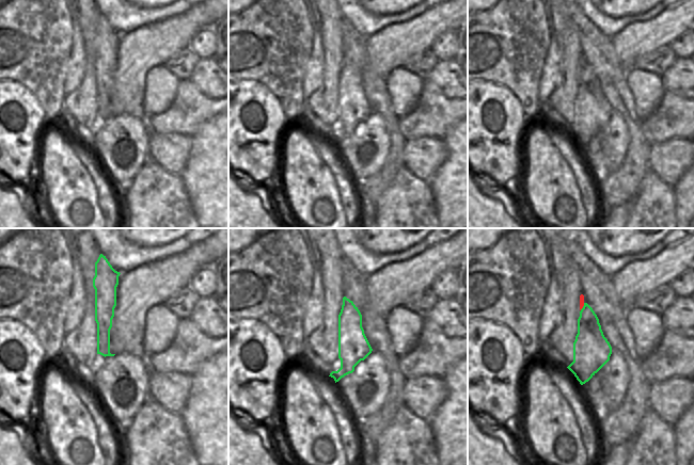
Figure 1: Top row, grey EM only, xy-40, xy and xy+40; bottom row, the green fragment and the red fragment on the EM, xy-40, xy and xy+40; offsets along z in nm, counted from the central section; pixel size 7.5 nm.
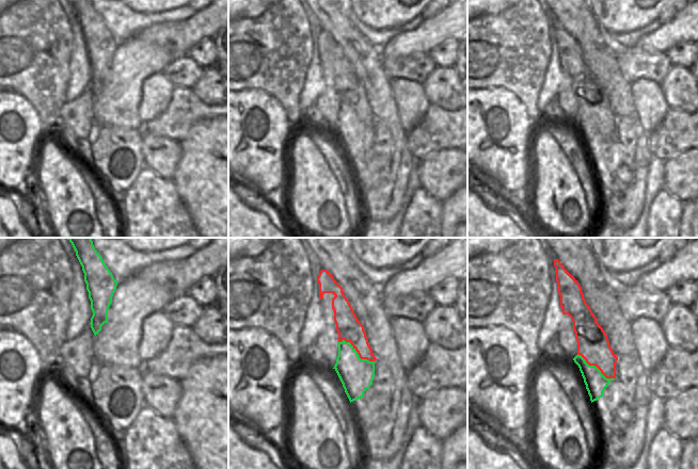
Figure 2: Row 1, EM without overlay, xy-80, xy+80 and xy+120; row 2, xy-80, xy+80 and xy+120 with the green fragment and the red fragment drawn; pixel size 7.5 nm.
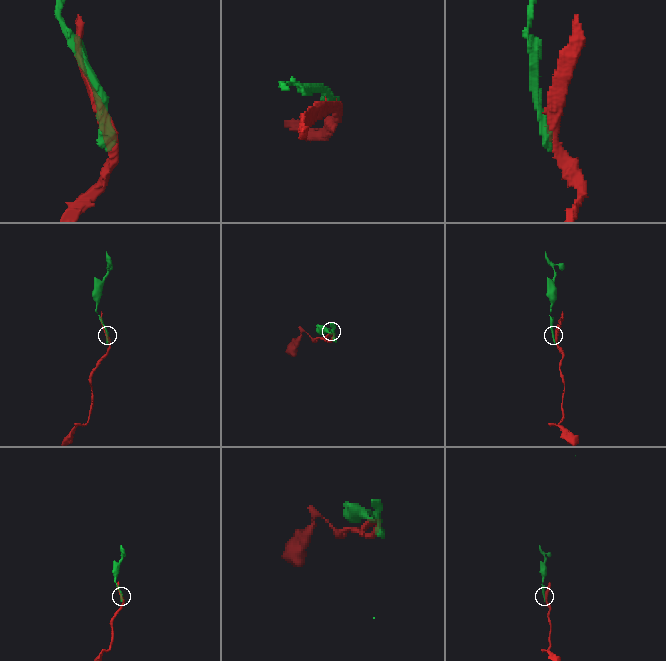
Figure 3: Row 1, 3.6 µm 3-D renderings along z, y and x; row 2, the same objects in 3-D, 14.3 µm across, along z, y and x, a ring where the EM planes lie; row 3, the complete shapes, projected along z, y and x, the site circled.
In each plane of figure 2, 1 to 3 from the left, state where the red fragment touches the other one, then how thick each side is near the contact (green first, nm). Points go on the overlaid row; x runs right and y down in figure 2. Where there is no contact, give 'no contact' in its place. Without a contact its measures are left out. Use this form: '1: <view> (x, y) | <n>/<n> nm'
1: no contact
2: xy+80 (357, 352) | 260/190 nm
3: xy+120 (596, 367) | 160/240 nm

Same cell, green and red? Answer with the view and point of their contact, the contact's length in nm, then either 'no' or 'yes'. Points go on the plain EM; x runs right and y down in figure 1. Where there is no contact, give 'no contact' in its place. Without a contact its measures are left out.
contact xy+40 (583, 67); length 70 nm; no

